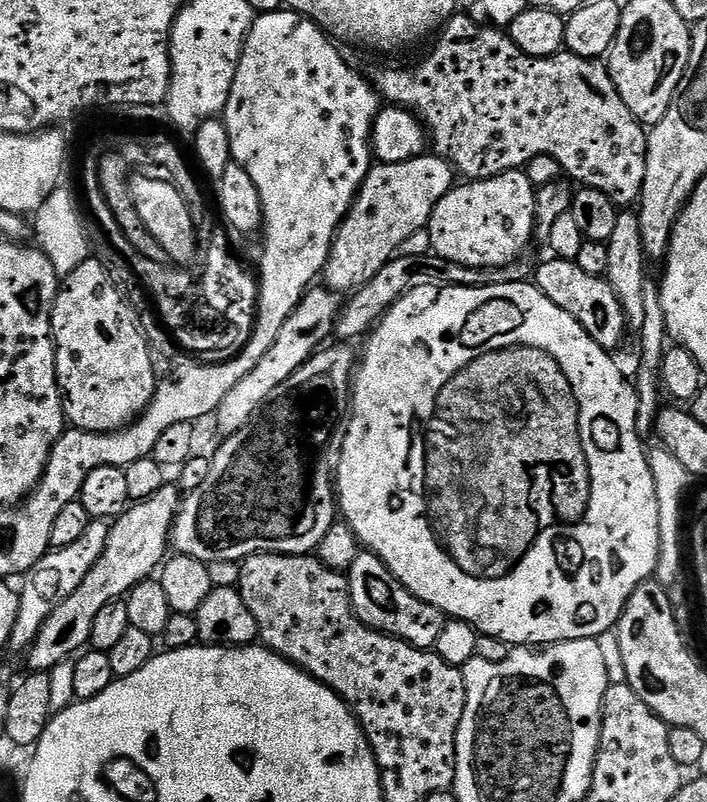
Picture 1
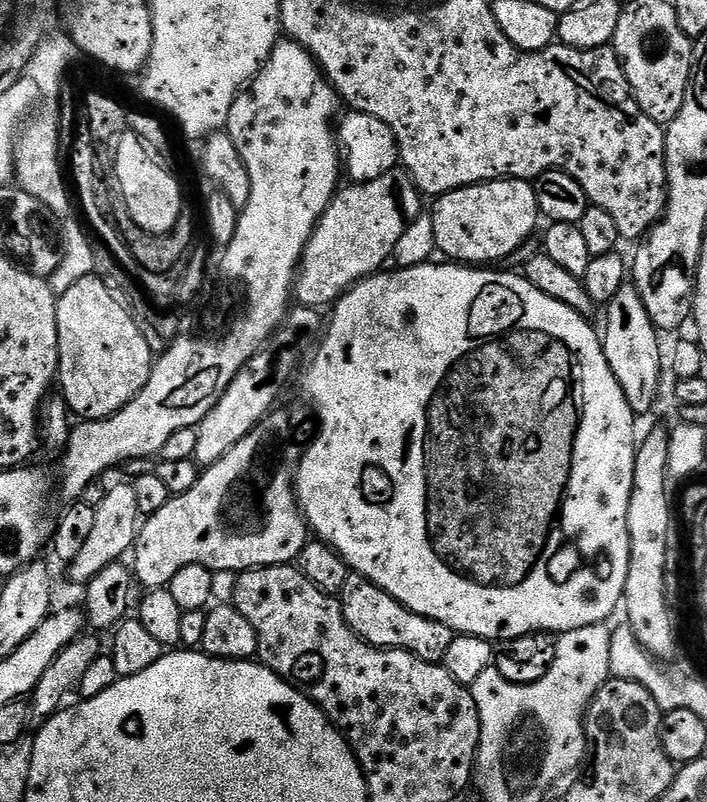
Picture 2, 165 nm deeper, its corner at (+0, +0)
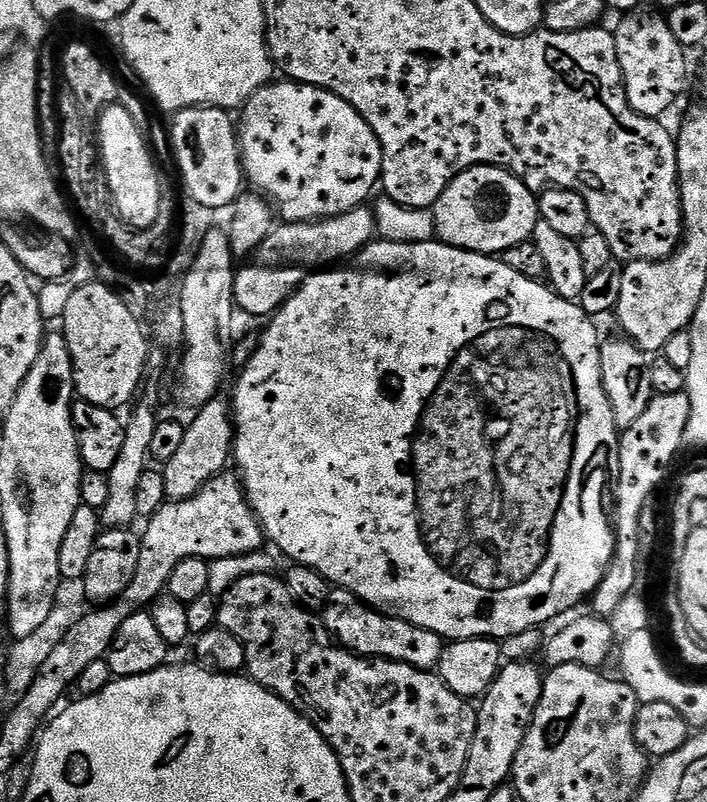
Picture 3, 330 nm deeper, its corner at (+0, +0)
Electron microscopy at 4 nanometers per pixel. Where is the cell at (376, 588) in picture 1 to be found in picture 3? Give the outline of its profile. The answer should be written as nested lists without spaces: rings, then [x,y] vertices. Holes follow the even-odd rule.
[[[345,588],[331,589],[328,601],[322,609],[322,619],[333,640],[341,648],[355,652],[357,656],[397,660],[425,670],[436,670],[440,667],[440,659],[446,643],[444,637],[434,634],[434,630],[414,626],[387,611],[377,610],[373,605],[359,600],[353,592],[348,592]]]

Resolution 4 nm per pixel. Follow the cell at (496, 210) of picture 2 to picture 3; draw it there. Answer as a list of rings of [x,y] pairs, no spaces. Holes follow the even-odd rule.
[[[479,164],[477,168],[468,168],[446,190],[442,190],[442,198],[432,208],[436,223],[436,239],[442,244],[449,244],[467,252],[485,254],[503,254],[510,246],[518,246],[532,239],[536,223],[541,220],[537,193],[529,188],[505,168],[496,168],[493,164]]]

